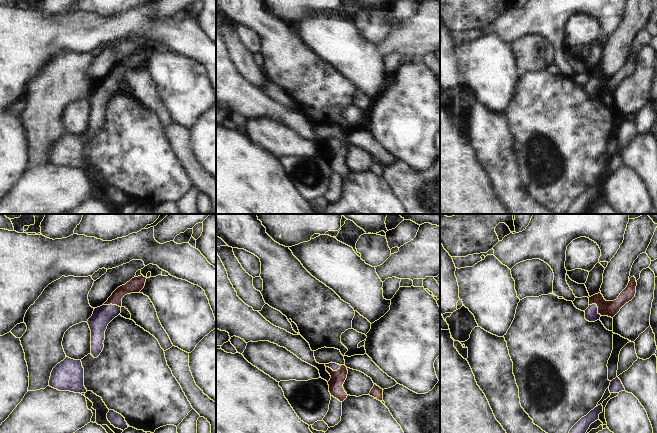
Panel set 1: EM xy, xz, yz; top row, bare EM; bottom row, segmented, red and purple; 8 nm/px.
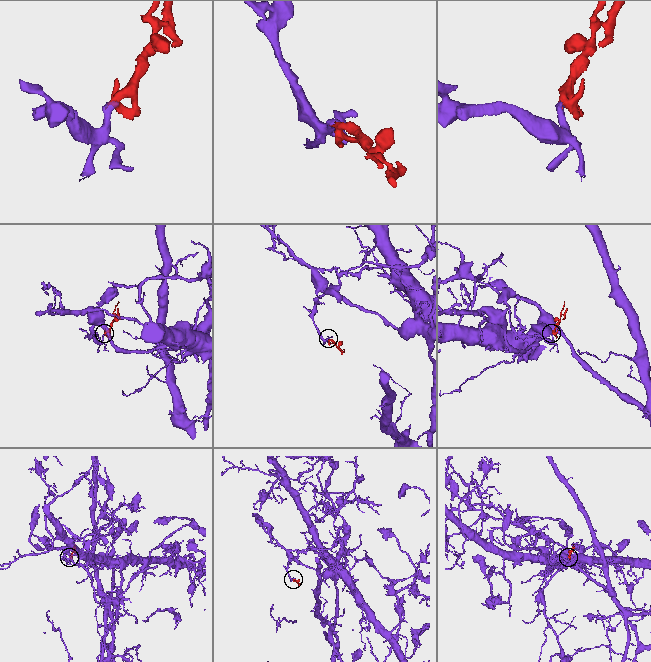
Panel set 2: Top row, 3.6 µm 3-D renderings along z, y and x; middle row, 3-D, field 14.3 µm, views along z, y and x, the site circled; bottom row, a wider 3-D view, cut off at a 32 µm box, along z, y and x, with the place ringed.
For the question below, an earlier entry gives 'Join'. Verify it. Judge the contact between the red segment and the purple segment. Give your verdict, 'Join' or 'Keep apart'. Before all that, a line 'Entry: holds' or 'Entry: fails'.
Entry: holds
Join

